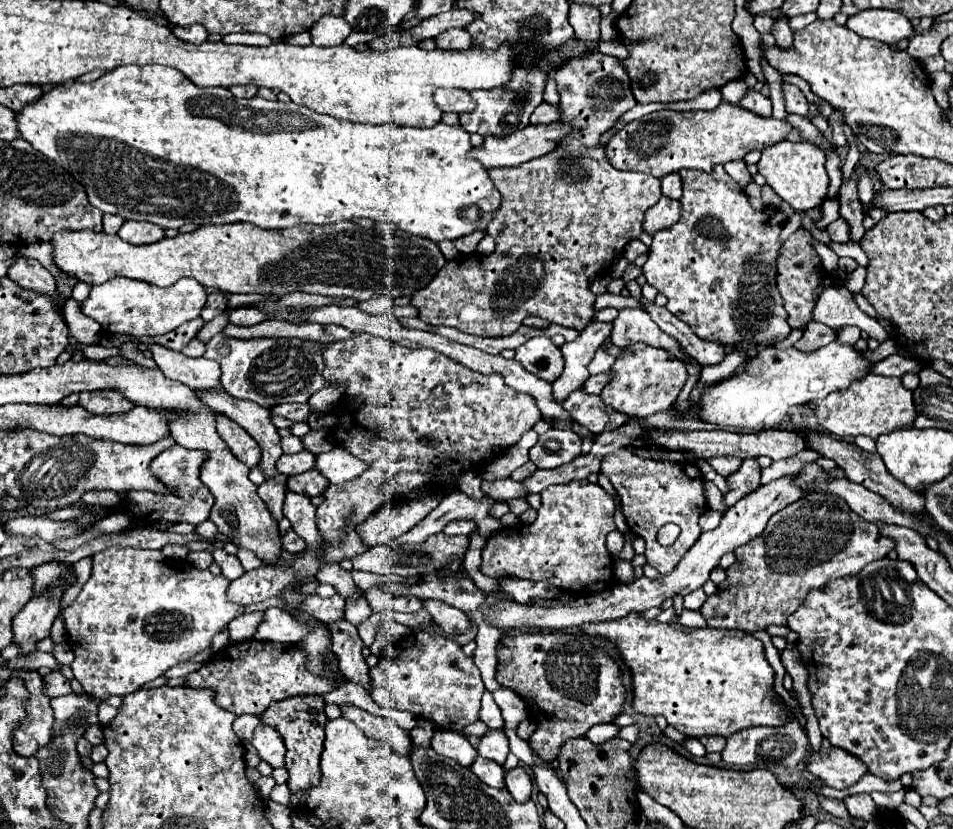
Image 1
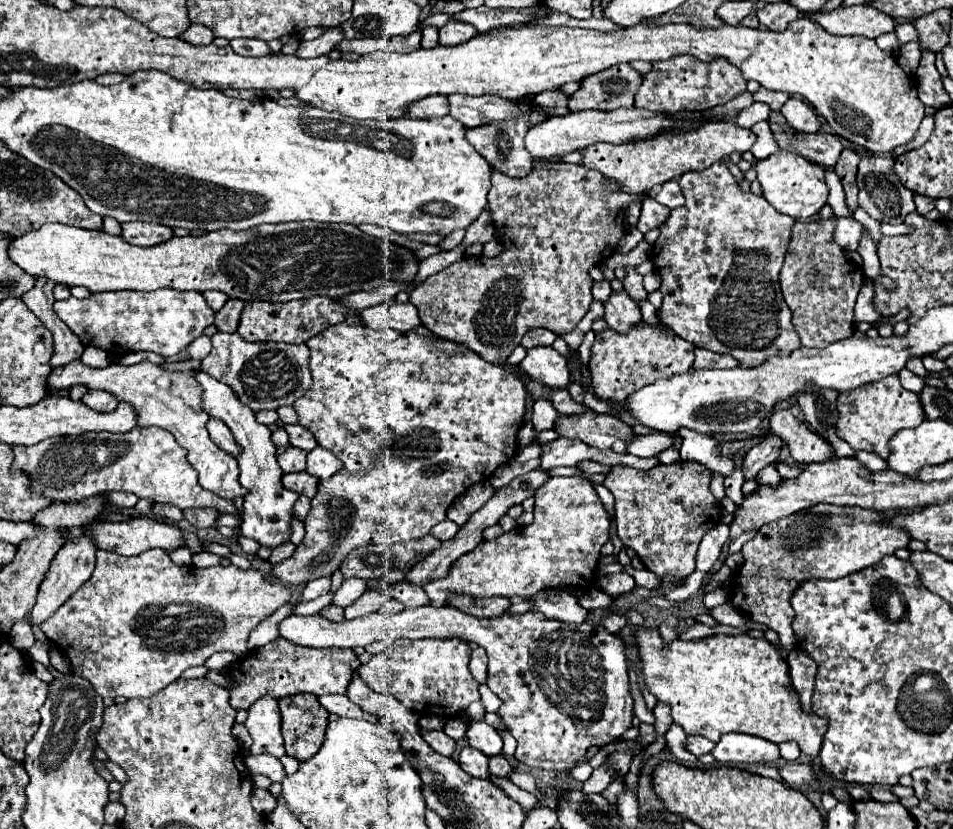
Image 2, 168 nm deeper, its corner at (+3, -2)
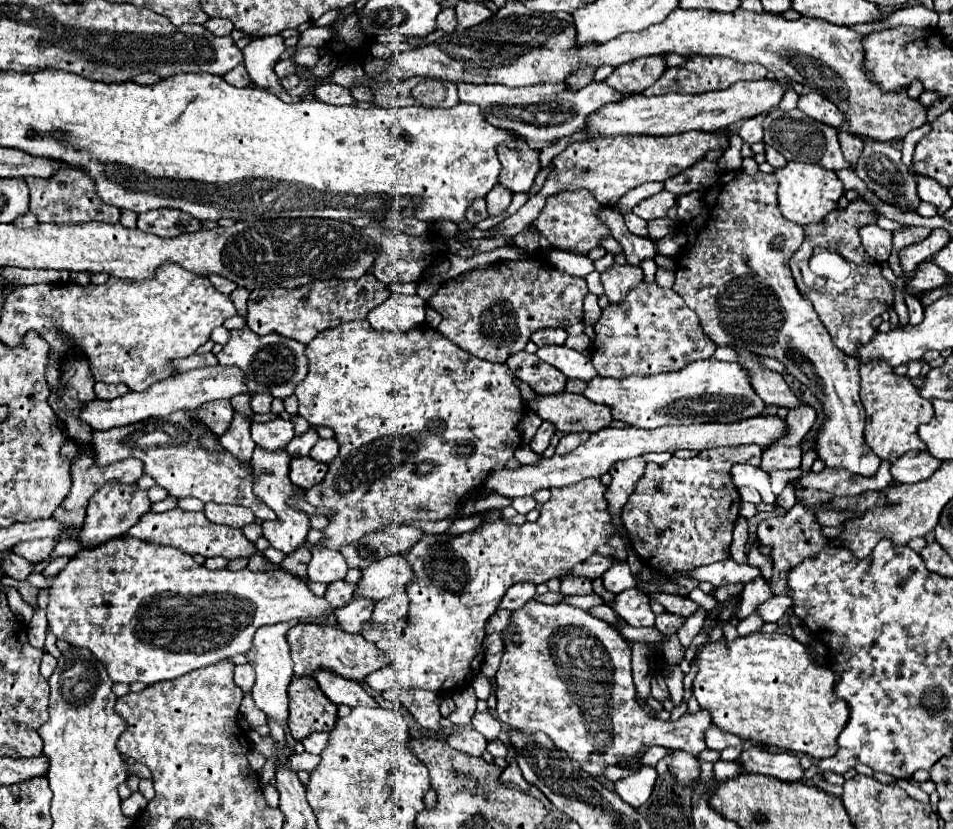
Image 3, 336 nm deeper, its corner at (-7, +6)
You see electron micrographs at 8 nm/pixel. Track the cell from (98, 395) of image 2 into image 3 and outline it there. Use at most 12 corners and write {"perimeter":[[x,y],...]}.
{"perimeter":[[95,383],[99,399],[115,399],[125,395],[125,385]]}

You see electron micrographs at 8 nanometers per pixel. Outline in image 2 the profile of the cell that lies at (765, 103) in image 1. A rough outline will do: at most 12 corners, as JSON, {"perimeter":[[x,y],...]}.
{"perimeter":[[769,121],[757,123],[751,153],[757,161],[777,151]]}

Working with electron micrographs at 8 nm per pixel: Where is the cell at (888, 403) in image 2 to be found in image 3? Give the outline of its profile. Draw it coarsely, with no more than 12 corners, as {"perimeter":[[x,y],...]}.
{"perimeter":[[861,365],[865,441],[893,463],[925,449],[933,405],[889,365]]}

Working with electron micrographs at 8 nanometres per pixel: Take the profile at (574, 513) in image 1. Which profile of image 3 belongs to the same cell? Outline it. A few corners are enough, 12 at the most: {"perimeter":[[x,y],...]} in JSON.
{"perimeter":[[607,485],[553,487],[535,523],[427,535],[411,625],[375,691],[449,697],[481,671],[515,583],[609,543]]}

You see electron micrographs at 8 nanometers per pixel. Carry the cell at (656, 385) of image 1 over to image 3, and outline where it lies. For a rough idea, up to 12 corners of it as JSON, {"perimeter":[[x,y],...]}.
{"perimeter":[[673,289],[609,305],[591,351],[601,377],[673,371],[717,345]]}

